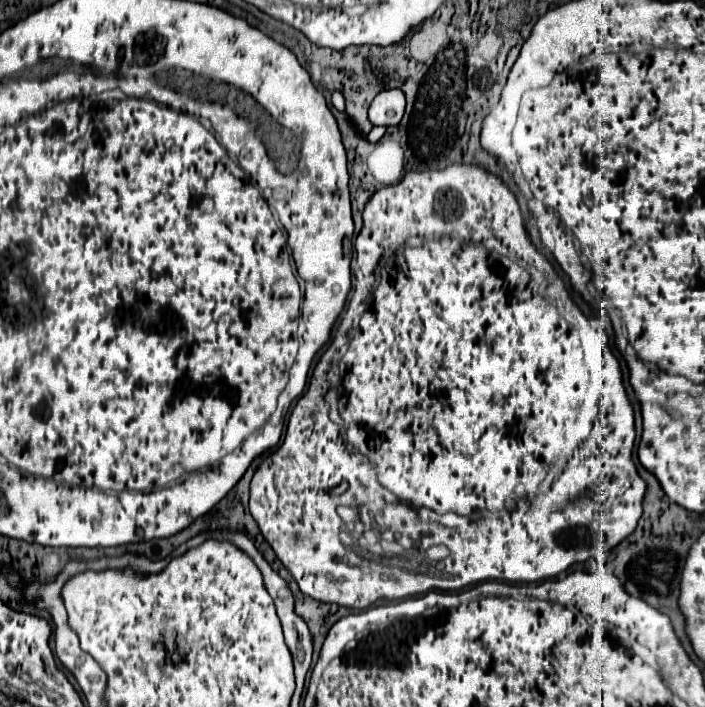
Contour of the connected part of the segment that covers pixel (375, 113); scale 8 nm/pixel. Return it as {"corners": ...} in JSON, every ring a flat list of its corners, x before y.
{"corners":[[382,90,368,108,368,118,374,126,396,126,402,120,406,106,404,92,394,90]]}

